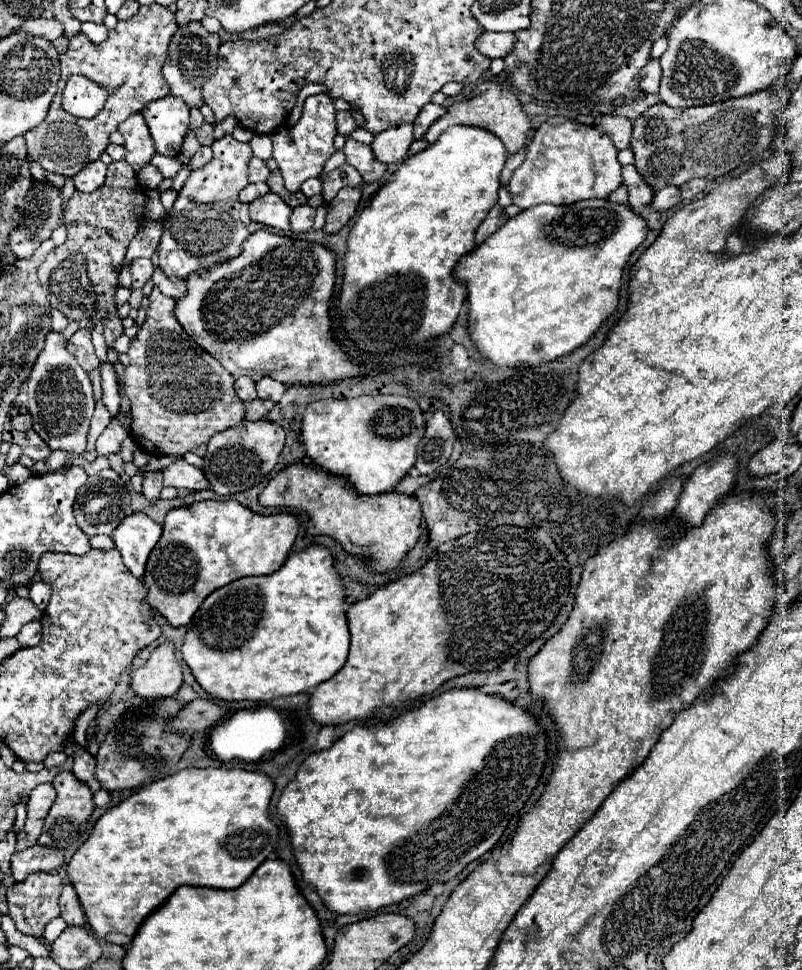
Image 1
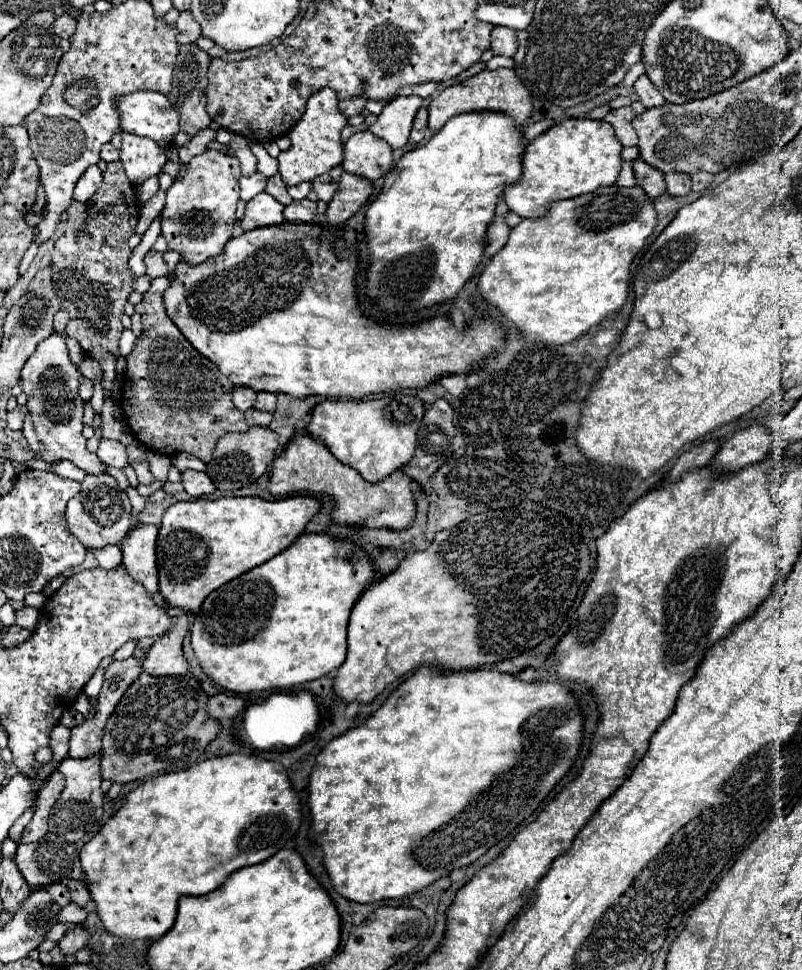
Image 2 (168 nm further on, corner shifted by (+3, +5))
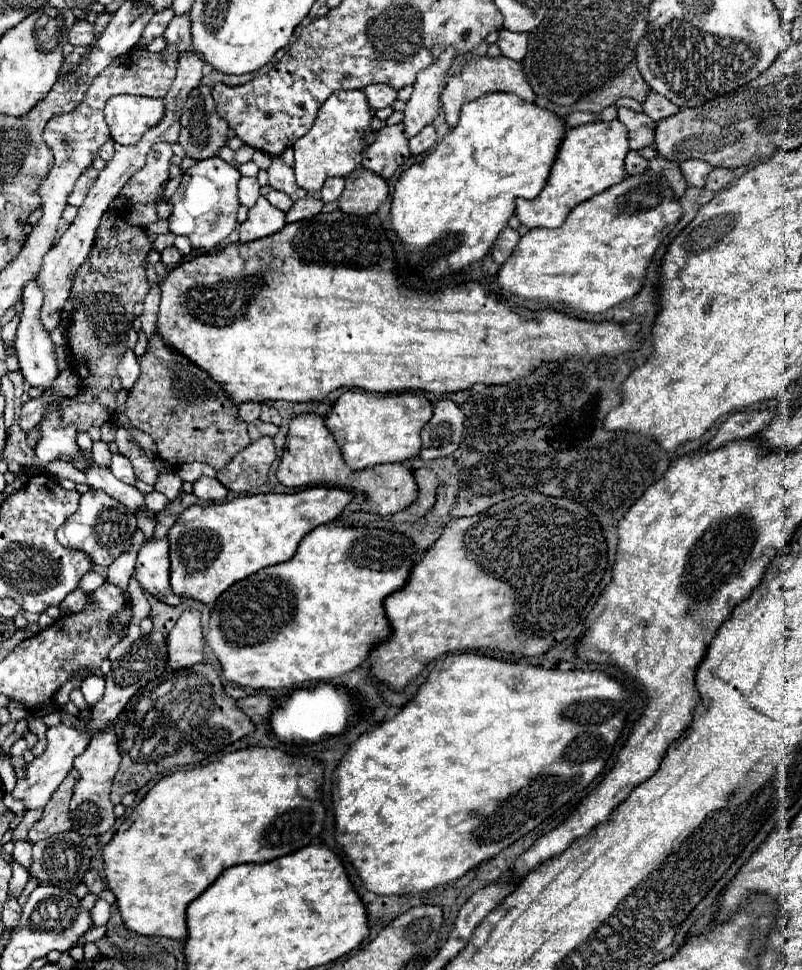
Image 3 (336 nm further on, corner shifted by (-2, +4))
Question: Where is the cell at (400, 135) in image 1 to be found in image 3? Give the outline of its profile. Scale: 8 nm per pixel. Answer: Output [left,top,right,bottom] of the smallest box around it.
[405,46,457,138]

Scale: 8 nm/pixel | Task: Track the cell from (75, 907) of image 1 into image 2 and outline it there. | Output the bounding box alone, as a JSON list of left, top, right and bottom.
[68,881,90,907]

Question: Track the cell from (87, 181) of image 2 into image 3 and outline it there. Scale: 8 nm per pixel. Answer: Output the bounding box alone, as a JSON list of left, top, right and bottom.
[67,168,99,206]

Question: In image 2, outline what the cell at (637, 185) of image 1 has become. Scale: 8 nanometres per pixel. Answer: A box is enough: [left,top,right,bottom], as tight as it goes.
[632,159,666,199]

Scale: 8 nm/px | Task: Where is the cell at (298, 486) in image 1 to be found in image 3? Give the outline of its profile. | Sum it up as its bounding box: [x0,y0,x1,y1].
[277,414,417,516]

